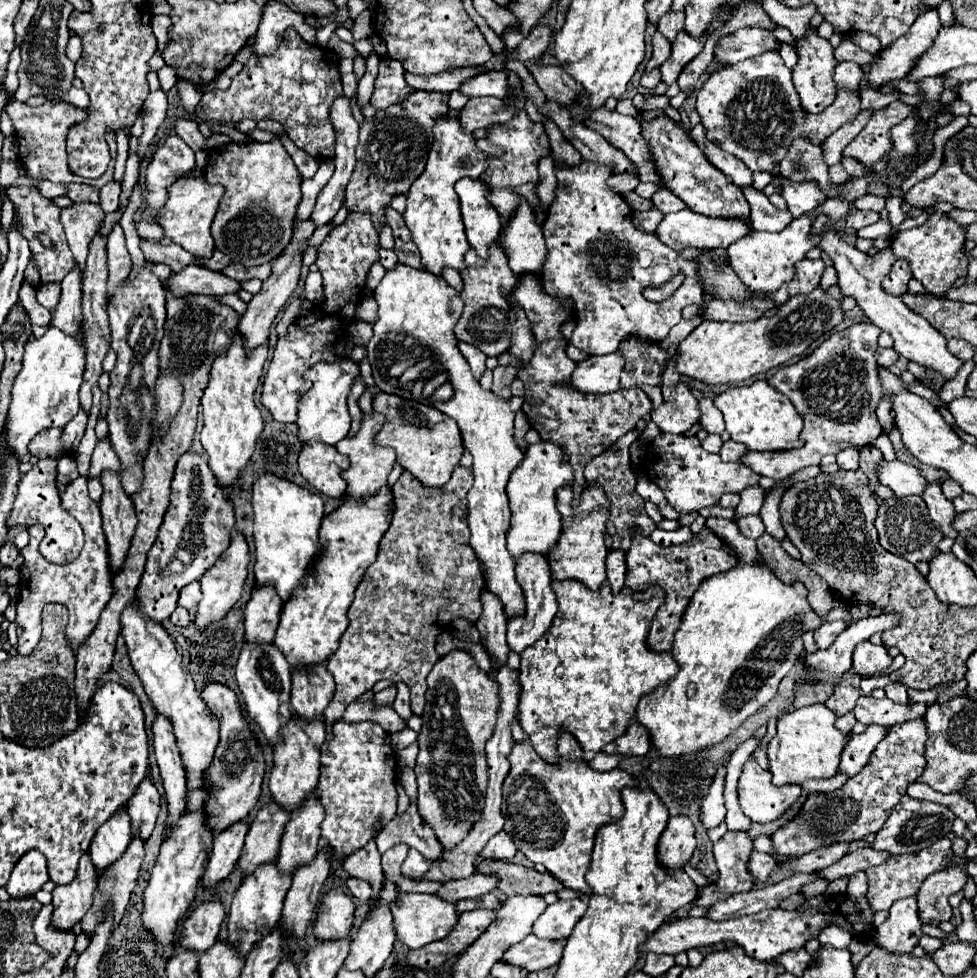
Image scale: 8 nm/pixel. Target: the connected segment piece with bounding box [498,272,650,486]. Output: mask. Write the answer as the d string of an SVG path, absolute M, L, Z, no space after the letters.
M528 272L520 276L518 286L508 296L510 308L514 308L512 298L516 304L526 312L532 334L536 338L536 350L534 356L522 364L516 356L510 352L504 352L498 358L500 366L514 366L518 368L516 378L524 382L526 396L522 404L522 412L528 416L528 422L534 430L538 430L542 440L552 440L554 444L560 444L576 470L576 482L578 486L584 486L584 466L616 444L620 436L636 428L636 422L650 414L650 400L644 392L638 388L630 390L618 390L614 394L582 394L572 386L572 372L576 368L576 362L568 358L566 346L568 340L562 336L560 328L564 322L570 320L570 312L562 306L562 300L552 298L544 292L540 276Z

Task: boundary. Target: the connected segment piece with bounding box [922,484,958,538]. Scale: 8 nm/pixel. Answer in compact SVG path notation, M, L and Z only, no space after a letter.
M928 484L928 488L924 490L924 502L928 506L932 524L946 536L946 538L956 538L958 532L952 528L956 510L952 506L952 502L942 494L940 484Z

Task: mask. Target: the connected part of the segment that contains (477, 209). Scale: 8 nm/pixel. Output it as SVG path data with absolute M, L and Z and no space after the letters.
M462 178L456 182L456 194L460 196L462 220L466 226L466 236L470 246L480 258L488 258L488 246L500 234L500 218L488 200L484 200L484 184L482 180Z

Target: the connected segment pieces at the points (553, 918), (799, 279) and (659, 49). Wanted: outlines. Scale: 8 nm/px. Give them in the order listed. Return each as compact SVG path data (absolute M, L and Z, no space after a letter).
M580 898L558 900L550 904L534 922L532 934L542 940L568 940L576 922L584 916L586 908L588 906Z
M802 260L798 262L798 272L796 272L796 278L788 284L784 284L780 288L780 292L772 292L772 294L762 294L762 298L770 298L774 300L776 304L784 304L788 298L796 296L796 294L810 294L820 278L822 278L822 272L824 272L824 262L822 260Z
M660 32L654 34L652 46L654 46L654 50L652 50L652 58L646 64L646 70L660 68L660 64L666 62L668 56L670 56L670 44L668 44L668 40L664 40L664 36L660 36Z

